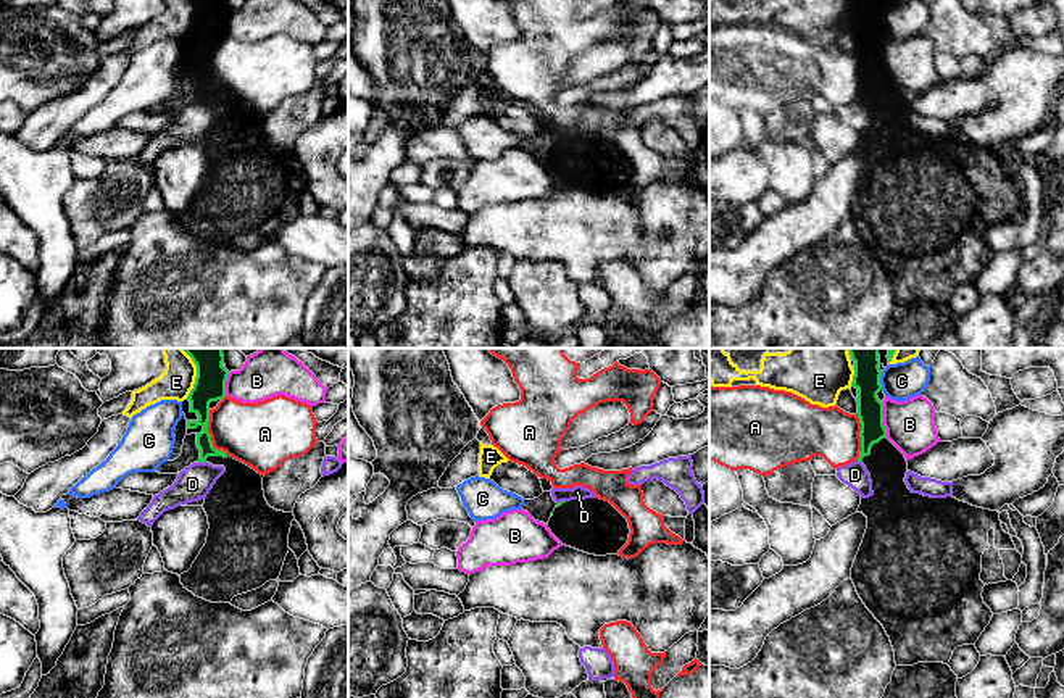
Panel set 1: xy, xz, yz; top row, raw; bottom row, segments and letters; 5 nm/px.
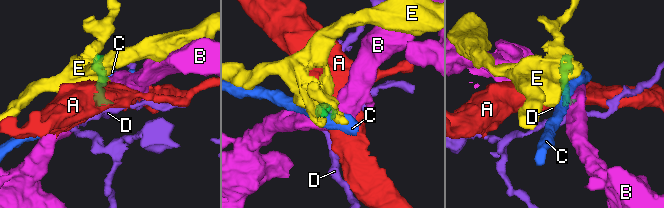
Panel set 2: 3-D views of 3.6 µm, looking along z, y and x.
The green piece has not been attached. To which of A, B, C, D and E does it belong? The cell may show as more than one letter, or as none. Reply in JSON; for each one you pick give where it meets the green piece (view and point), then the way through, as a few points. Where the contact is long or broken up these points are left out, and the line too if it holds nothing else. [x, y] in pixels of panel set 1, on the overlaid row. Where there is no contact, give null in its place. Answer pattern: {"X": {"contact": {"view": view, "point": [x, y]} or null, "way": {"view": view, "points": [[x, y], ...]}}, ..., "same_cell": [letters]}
{"same_cell": []}

